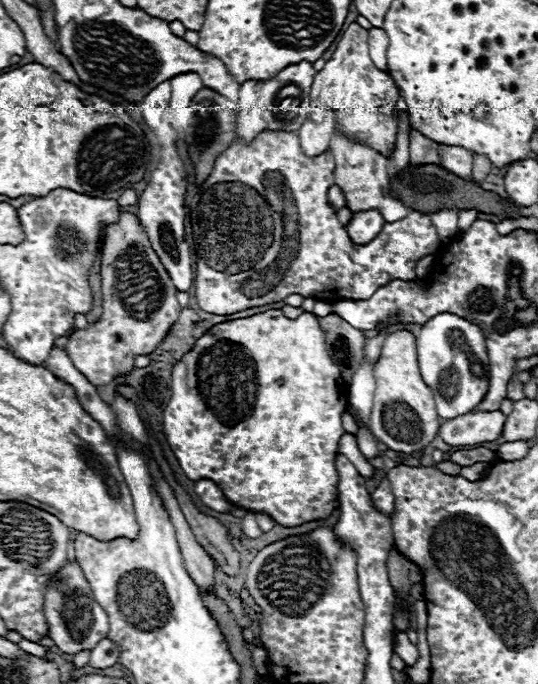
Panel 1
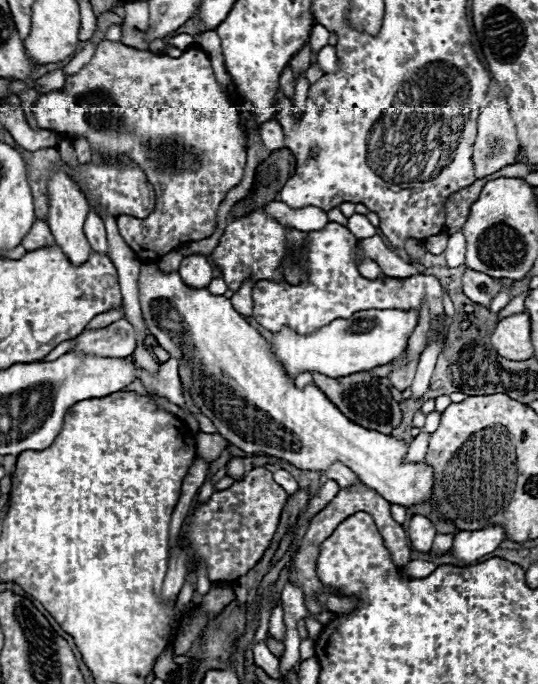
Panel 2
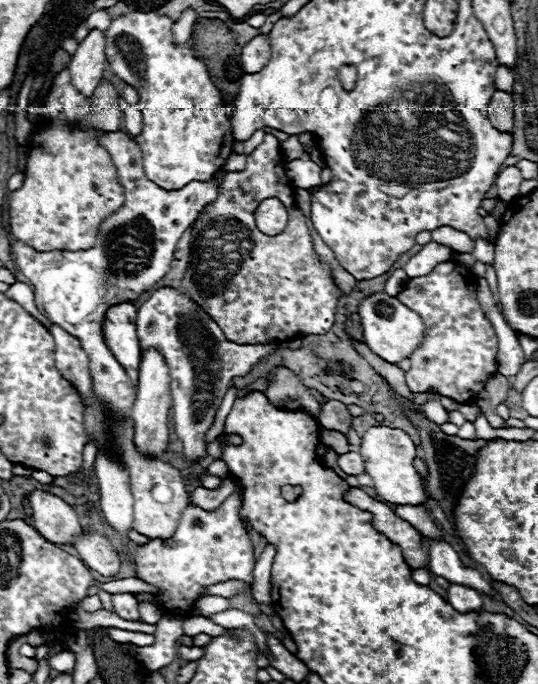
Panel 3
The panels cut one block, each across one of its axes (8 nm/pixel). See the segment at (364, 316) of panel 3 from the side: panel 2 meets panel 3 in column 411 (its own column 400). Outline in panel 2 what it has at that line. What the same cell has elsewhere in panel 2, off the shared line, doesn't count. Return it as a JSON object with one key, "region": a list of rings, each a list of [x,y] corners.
{"region":[[[372,308],[372,310],[356,312],[348,320],[344,320],[344,318],[332,320],[328,326],[324,326],[308,336],[300,336],[300,334],[292,332],[290,328],[282,328],[278,334],[274,334],[272,352],[276,352],[276,358],[284,364],[284,370],[292,378],[302,370],[340,378],[340,376],[348,376],[352,372],[372,370],[376,366],[384,366],[384,364],[396,360],[406,350],[408,338],[414,332],[416,324],[418,324],[416,310]]]}

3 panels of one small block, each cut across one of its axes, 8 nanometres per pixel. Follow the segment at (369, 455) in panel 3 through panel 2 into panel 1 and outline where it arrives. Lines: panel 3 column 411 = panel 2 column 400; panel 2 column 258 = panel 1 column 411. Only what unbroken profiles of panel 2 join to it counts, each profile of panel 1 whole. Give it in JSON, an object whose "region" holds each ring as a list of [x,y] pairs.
{"region":[[[398,330],[384,340],[382,354],[378,364],[374,366],[374,400],[370,412],[370,430],[376,440],[384,442],[394,452],[420,452],[424,450],[442,424],[440,416],[434,408],[432,390],[424,384],[418,368],[416,356],[416,338],[408,330]]]}

